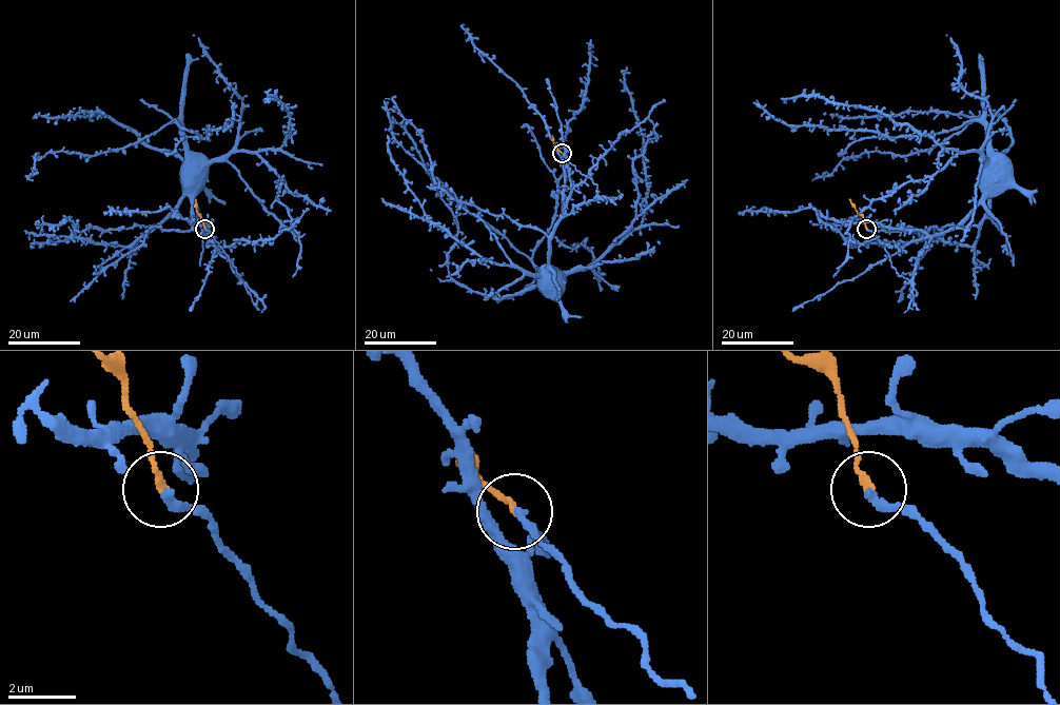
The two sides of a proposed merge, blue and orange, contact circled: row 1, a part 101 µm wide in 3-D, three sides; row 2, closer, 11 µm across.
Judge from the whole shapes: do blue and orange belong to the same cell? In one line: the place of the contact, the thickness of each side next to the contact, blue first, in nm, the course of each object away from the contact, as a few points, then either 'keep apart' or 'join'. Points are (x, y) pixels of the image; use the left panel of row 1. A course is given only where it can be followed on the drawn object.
at (204, 229); 260 nm thick on the blue side, 180 nm on the other; blue runs (205, 228), (240, 279), (232, 265), (194, 227), (193, 198), (203, 169); orange runs (204, 228), (195, 199); join

